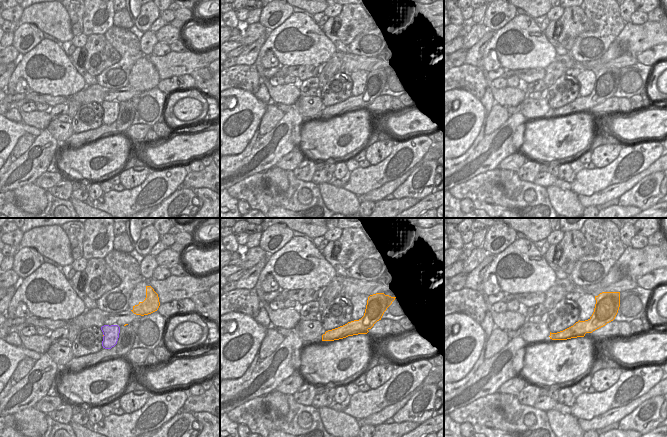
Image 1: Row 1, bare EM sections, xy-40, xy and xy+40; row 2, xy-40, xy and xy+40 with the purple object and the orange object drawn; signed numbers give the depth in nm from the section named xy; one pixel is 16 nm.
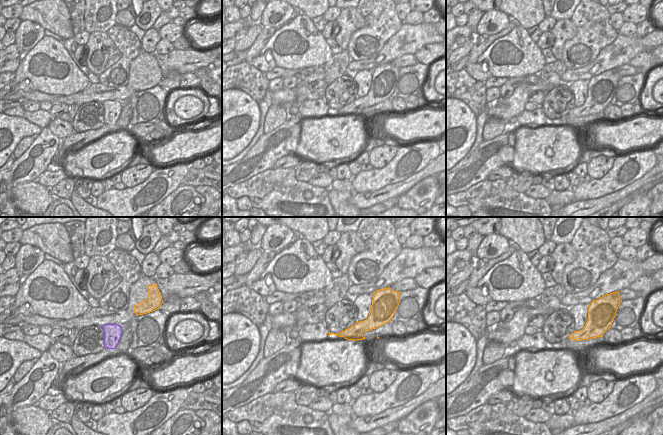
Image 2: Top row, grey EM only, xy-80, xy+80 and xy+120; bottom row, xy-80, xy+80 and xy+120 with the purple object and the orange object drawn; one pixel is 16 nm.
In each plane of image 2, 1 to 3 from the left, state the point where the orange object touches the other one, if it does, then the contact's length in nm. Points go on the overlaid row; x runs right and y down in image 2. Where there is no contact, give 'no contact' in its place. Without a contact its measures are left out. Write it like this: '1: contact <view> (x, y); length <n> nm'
1: no contact
2: no contact
3: no contact

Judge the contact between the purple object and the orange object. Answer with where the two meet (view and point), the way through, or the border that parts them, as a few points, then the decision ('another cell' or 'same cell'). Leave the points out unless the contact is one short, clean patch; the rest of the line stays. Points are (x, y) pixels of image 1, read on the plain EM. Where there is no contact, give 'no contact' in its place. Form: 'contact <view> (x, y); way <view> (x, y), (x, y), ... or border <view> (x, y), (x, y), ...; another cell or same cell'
contact xy-40 (103, 110); border xy-40 (103, 110), (103, 112); another cell

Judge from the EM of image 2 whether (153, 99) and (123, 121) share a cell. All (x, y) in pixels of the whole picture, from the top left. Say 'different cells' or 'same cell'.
different cells

